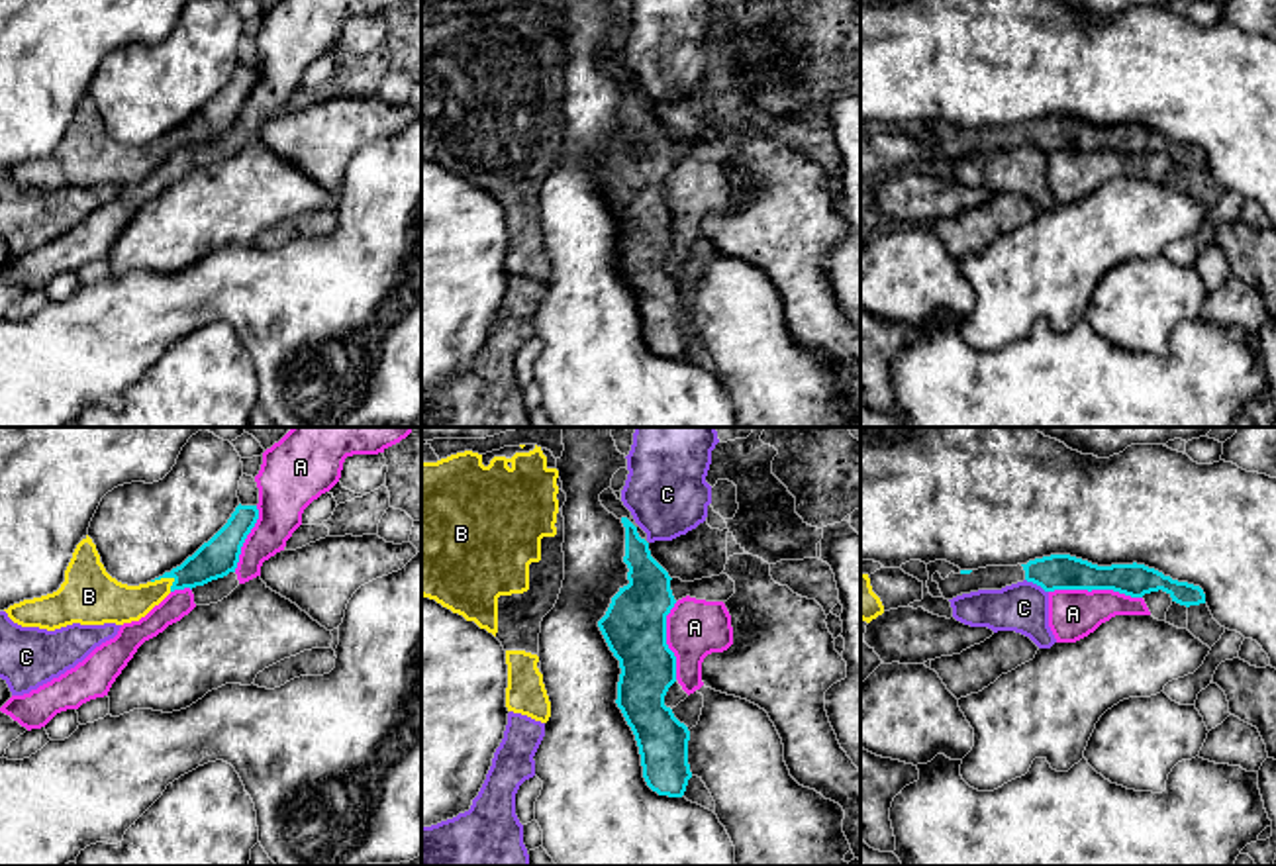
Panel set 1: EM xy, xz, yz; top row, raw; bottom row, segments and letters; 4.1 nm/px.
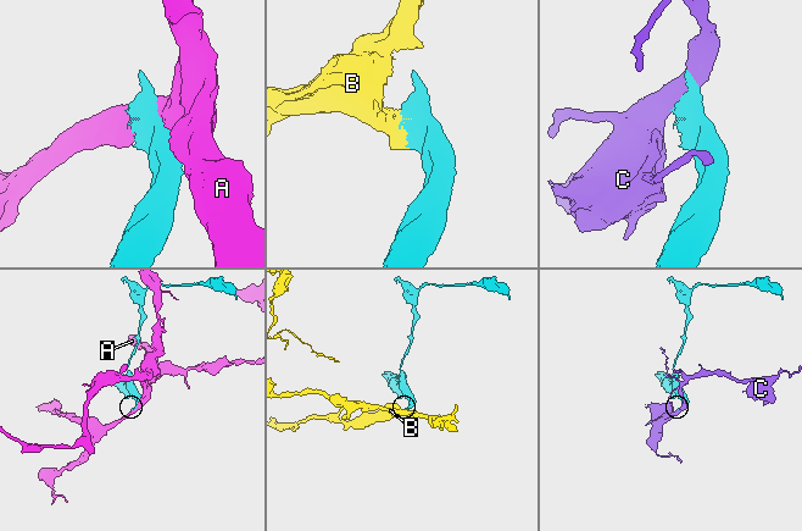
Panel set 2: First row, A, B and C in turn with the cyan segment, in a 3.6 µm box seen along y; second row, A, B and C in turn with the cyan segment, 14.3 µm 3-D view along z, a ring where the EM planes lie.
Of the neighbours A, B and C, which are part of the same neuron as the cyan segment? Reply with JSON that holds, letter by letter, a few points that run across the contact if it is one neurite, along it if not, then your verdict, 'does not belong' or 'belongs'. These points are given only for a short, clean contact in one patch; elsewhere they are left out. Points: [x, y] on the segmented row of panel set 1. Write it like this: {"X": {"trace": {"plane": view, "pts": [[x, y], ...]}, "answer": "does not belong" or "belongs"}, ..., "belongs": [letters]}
{"A": {"answer": "does not belong"}, "B": {"answer": "belongs"}, "C": {"answer": "does not belong"}, "belongs": ["B"]}

